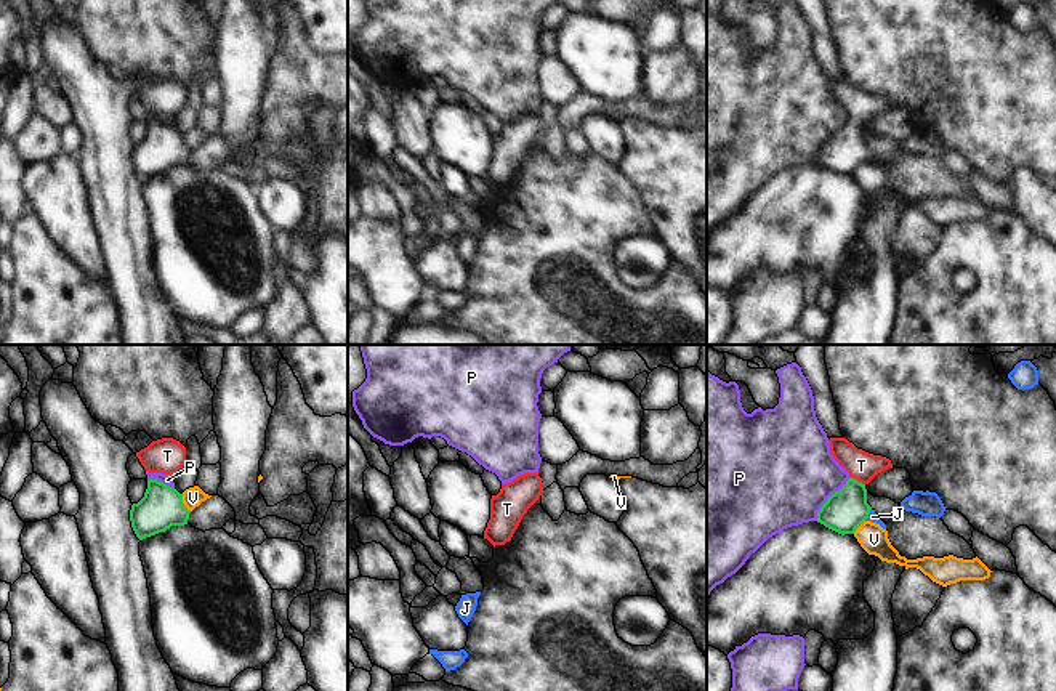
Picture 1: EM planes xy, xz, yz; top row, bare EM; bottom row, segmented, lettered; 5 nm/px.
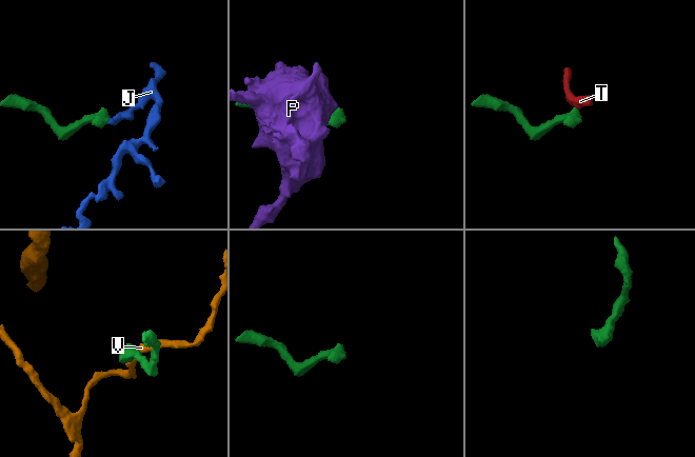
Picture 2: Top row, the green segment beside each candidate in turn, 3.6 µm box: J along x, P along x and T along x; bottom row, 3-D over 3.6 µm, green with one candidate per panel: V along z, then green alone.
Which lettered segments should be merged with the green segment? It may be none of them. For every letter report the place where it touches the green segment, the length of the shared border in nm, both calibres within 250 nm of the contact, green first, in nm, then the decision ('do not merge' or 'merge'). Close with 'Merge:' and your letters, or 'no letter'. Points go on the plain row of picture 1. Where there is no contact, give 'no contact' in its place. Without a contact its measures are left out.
J: meets green in yz at (867, 156); contact 70 nm long; 200 nm thick on the green side, 50 nm on the other; merge
P: meets green in yz at (827, 140); contact 280 nm long; 200 nm thick on the green side, 500 nm on the other; do not merge
T: meets green in yz at (856, 121); contact 90 nm long; 200 nm thick on the green side, 150 nm on the other; merge
V: meets green in xy at (183, 145); contact 100 nm long; 220 nm thick on the green side, 100 nm on the other; do not merge
Merge: J, T

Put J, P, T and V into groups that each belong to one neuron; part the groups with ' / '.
J T / P / V

